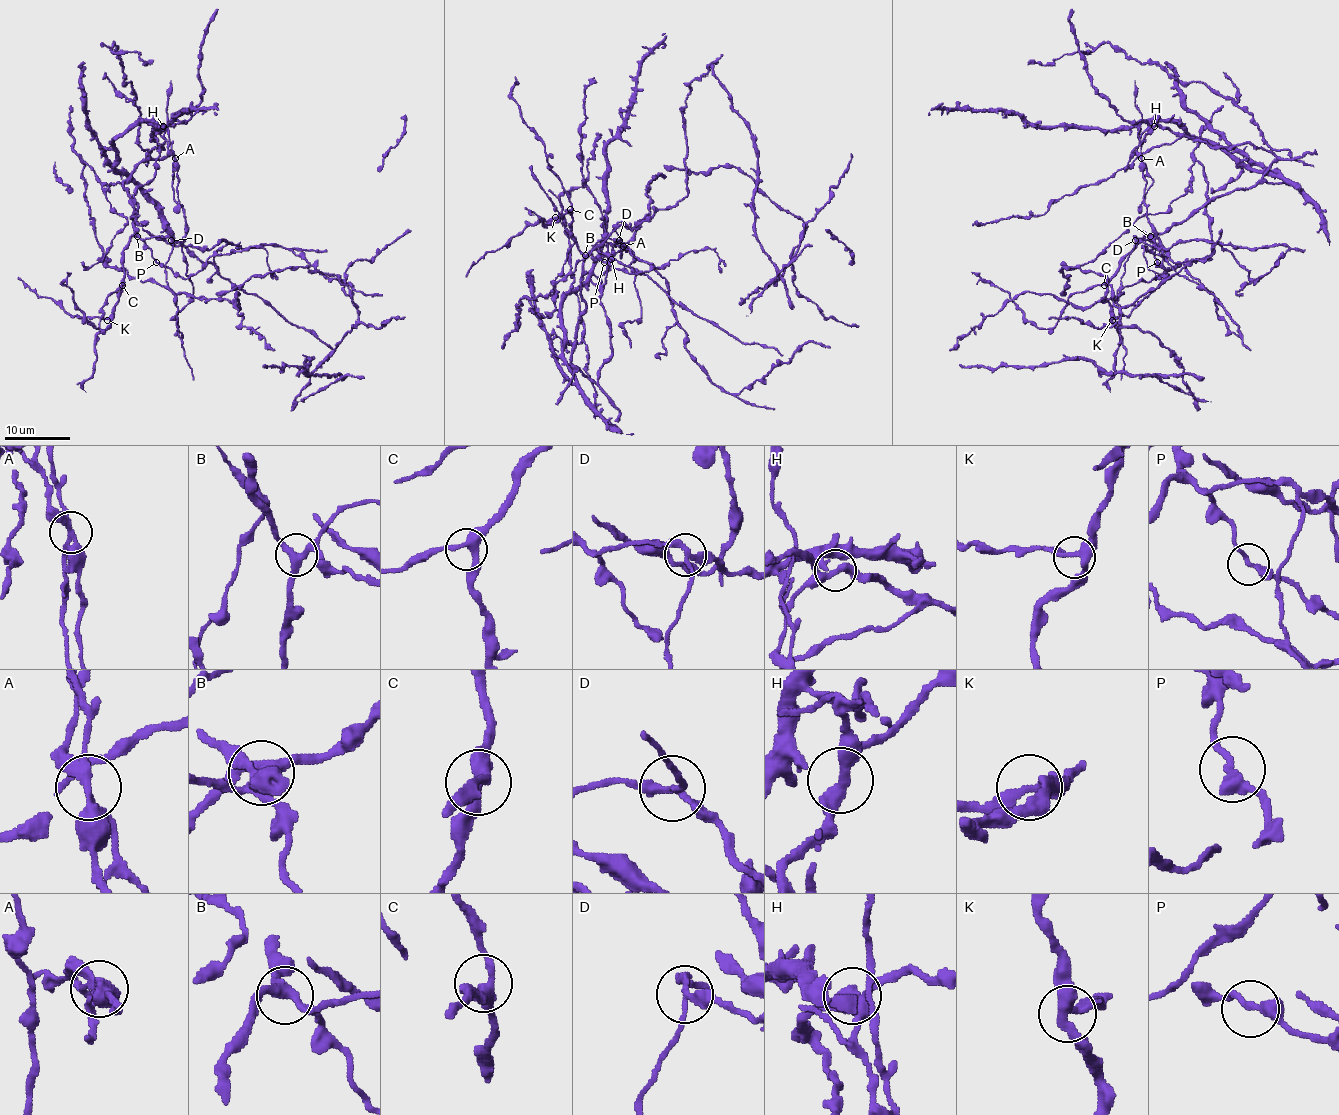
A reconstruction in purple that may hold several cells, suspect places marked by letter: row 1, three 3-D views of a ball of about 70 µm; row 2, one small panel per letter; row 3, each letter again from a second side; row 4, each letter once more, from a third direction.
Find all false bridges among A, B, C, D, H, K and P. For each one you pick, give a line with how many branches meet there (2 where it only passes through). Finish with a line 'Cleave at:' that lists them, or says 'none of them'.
A: Branches: 3
D: Branches: 3
Cleave at: A, D

